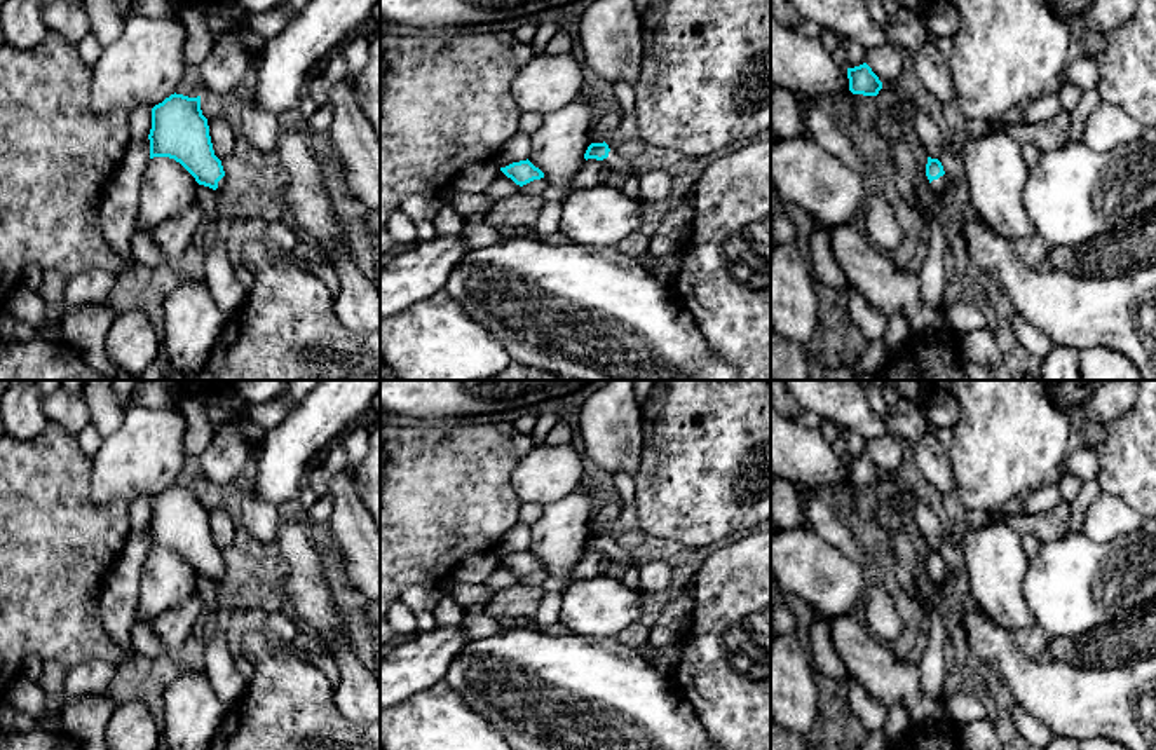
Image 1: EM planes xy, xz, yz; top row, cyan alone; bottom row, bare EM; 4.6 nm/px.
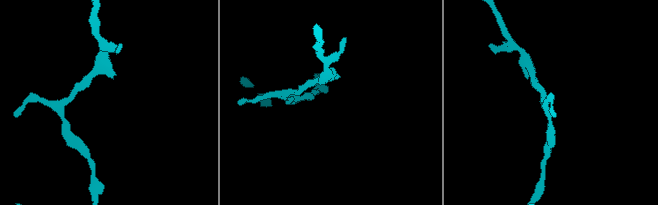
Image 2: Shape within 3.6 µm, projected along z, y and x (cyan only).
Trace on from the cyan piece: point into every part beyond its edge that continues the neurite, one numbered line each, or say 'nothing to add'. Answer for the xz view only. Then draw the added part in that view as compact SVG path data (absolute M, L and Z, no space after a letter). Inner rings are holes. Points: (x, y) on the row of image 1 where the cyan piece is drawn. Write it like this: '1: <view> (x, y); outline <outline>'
1: xz (614, 161); outline M612 148L609 152L609 157L600 160L603 166L607 166L609 169L614 169L617 173L621 173L624 178L628 176L638 176L633 167L619 155L615 153Z

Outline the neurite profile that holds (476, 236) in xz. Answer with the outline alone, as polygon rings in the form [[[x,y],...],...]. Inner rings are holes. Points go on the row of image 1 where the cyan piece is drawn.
[[[485,222],[466,223],[462,232],[464,232],[464,244],[467,251],[492,246],[504,237],[497,227],[488,225]]]

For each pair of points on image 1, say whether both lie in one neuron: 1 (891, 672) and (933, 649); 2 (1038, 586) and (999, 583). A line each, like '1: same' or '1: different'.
1: different
2: different

